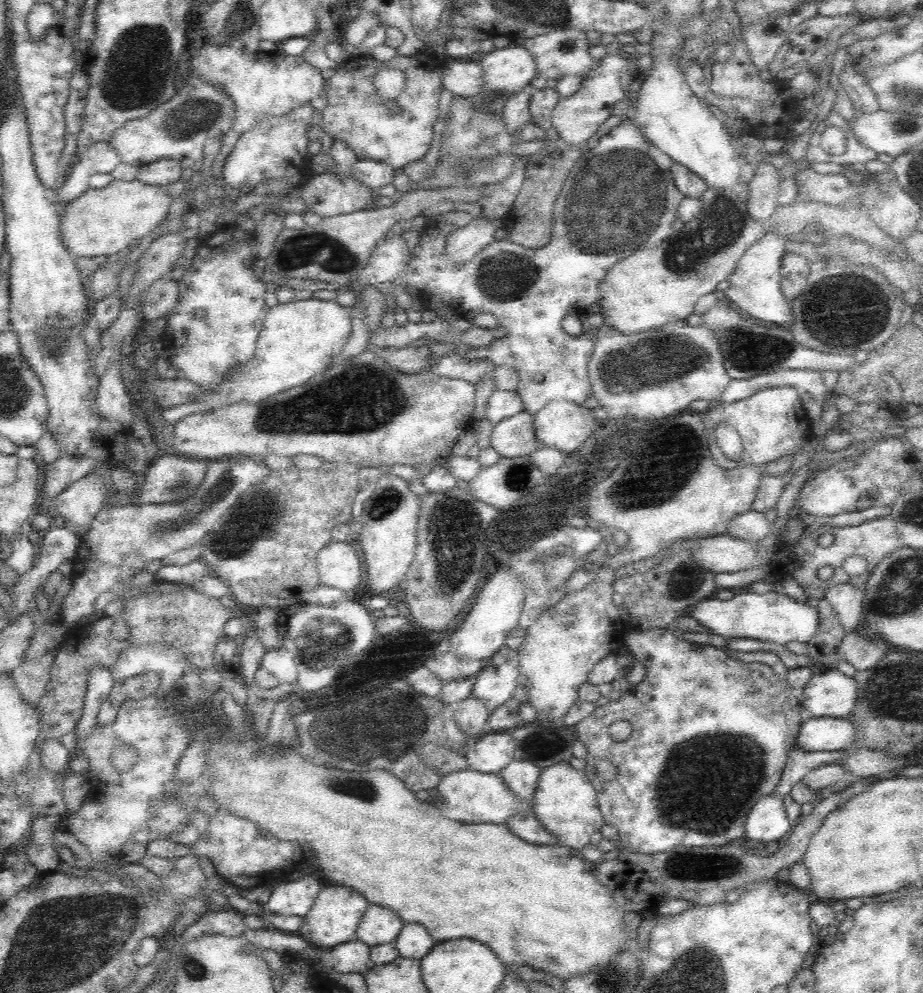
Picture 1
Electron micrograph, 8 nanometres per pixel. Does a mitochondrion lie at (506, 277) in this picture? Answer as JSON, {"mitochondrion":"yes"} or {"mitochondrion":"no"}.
{"mitochondrion":"yes"}

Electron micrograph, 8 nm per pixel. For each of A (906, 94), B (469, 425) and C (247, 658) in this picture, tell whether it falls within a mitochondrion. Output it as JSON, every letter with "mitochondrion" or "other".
{"A":"mitochondrion","B":"other","C":"other"}

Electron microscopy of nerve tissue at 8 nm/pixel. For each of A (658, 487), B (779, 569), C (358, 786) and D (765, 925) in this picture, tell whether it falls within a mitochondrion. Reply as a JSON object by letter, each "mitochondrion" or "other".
{"A":"mitochondrion","B":"other","C":"mitochondrion","D":"other"}

